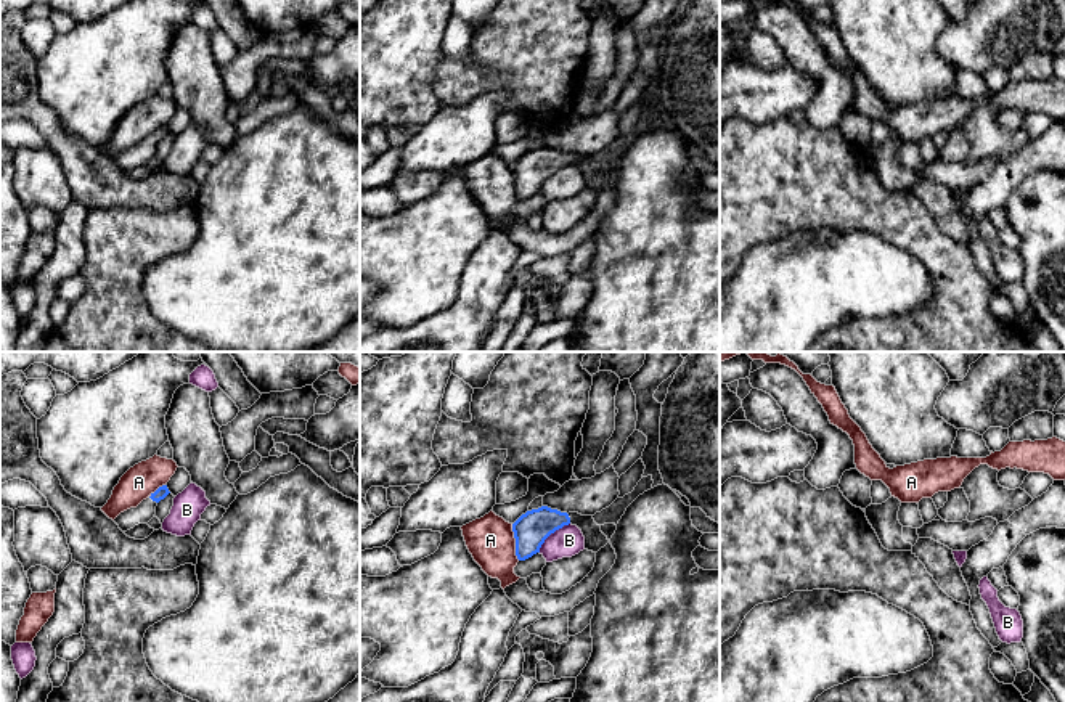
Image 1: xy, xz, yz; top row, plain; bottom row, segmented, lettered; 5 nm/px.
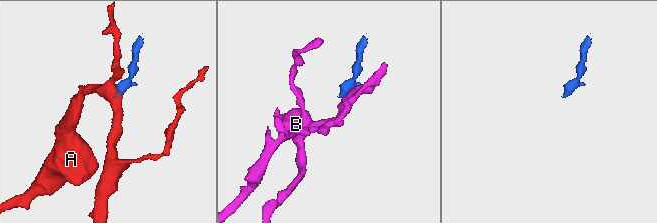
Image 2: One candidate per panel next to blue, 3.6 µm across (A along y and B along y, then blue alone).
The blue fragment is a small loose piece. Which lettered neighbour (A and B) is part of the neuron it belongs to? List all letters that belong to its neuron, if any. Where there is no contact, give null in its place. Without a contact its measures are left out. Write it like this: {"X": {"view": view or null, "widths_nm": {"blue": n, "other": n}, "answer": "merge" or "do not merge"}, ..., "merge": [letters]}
{"A": {"view": "xz", "widths_nm": {"blue": 170, "other": 240}, "answer": "do not merge"}, "B": {"view": "xz", "widths_nm": {"blue": 170, "other": 150}, "answer": "do not merge"}, "merge": []}

